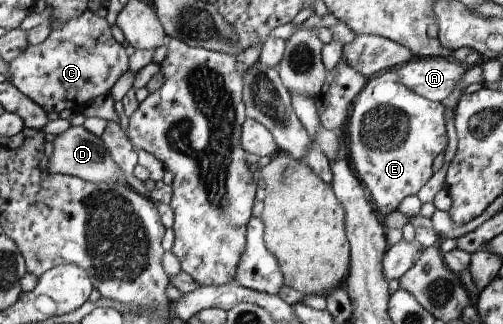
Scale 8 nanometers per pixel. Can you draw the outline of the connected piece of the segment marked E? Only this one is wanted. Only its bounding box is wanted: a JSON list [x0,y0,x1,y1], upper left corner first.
[341,69,448,218]

